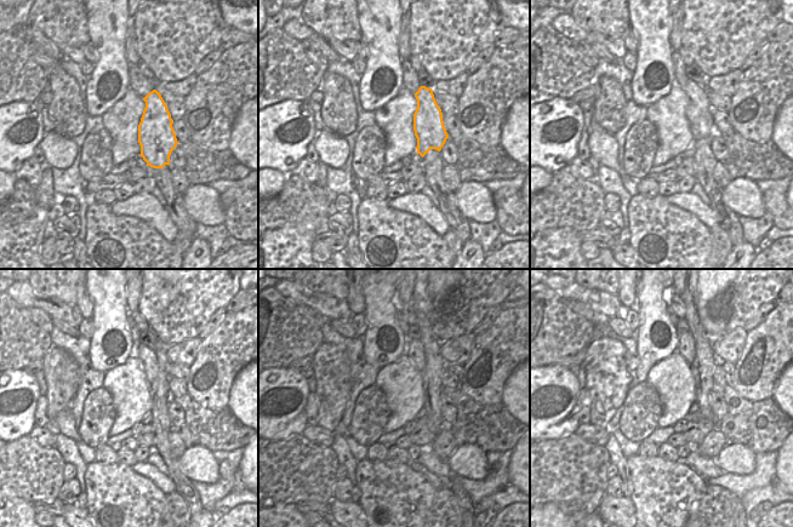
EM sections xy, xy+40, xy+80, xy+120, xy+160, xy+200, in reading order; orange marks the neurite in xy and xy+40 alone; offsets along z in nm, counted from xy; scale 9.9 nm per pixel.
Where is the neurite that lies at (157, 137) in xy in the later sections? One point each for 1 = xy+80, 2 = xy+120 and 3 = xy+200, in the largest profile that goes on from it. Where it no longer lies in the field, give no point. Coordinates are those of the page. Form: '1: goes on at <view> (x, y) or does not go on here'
1: goes on at xy+80 (699, 115)
2: goes on at xy+120 (146, 355)
3: goes on at xy+200 (686, 345)

